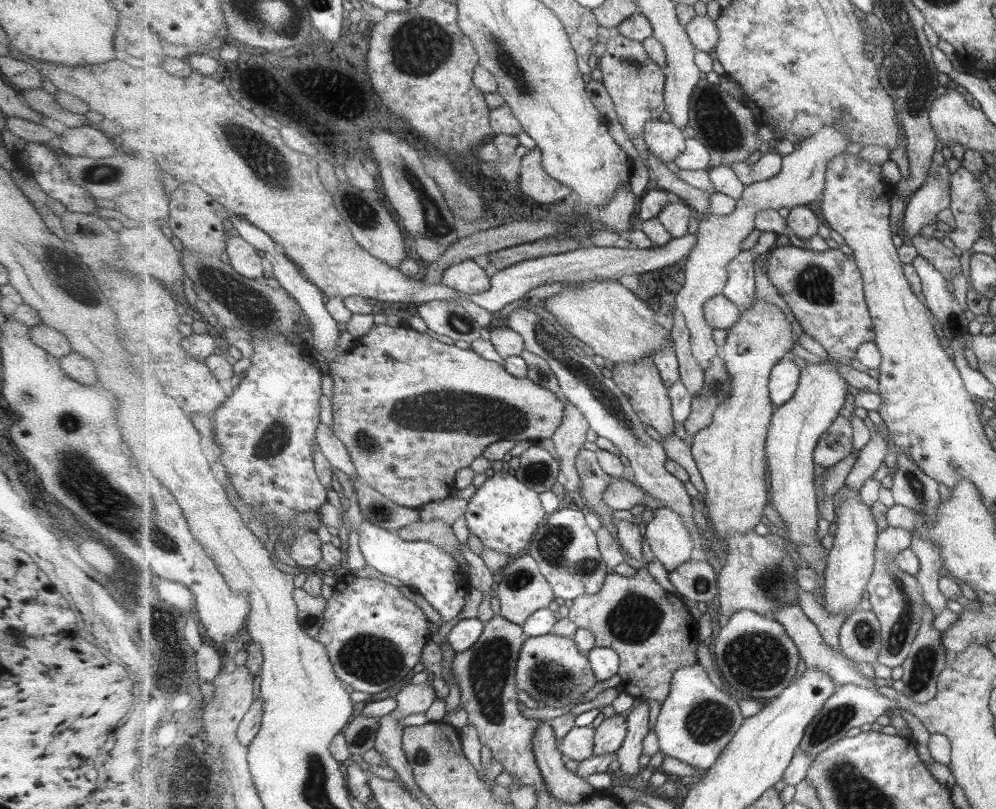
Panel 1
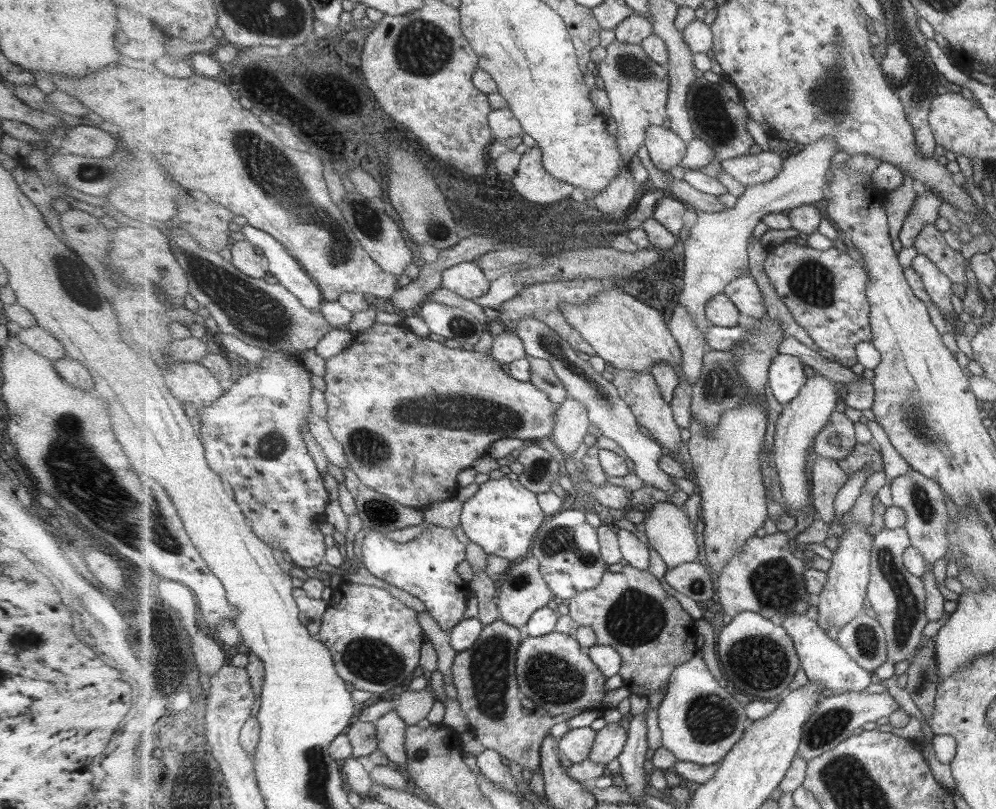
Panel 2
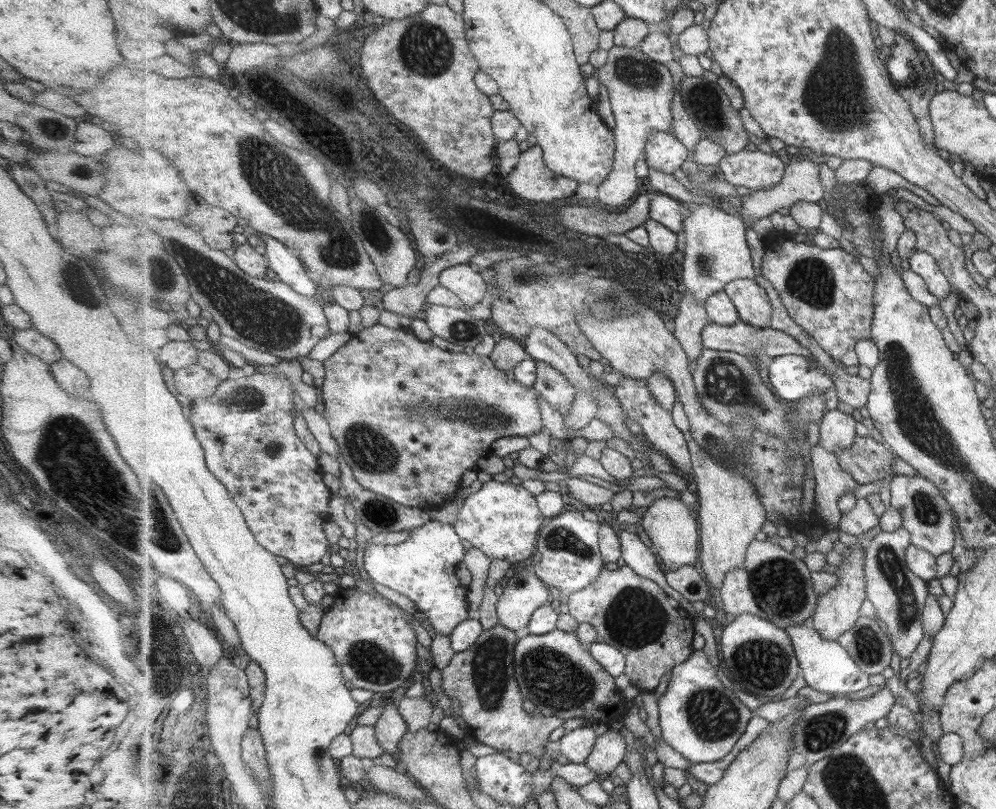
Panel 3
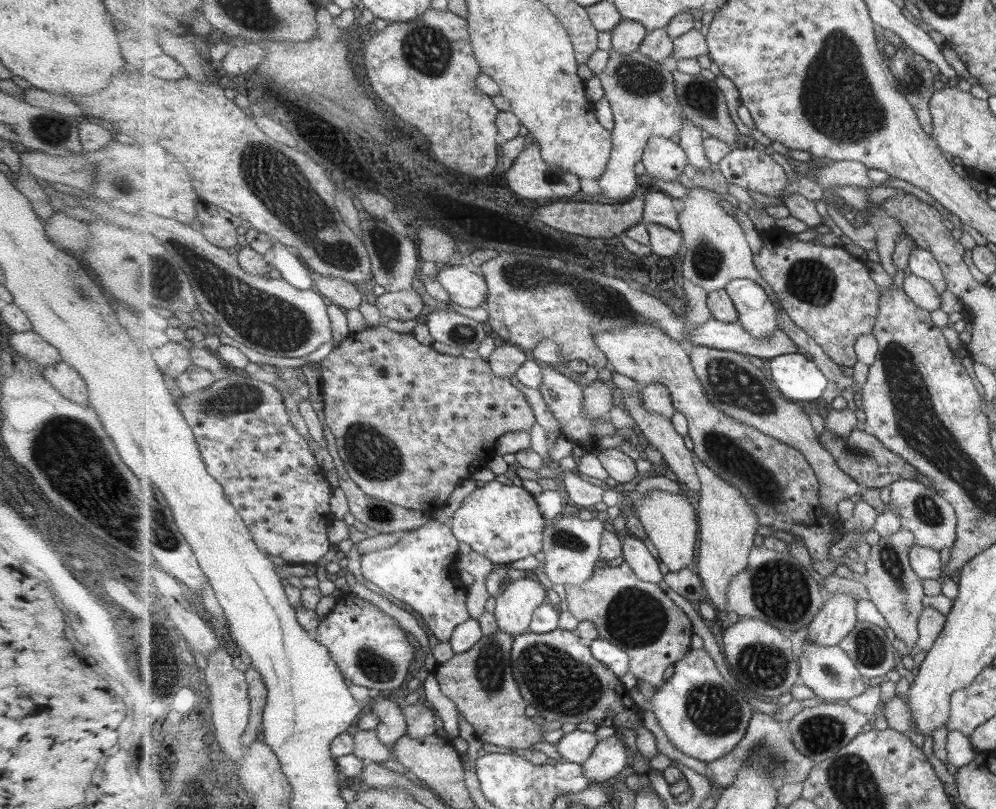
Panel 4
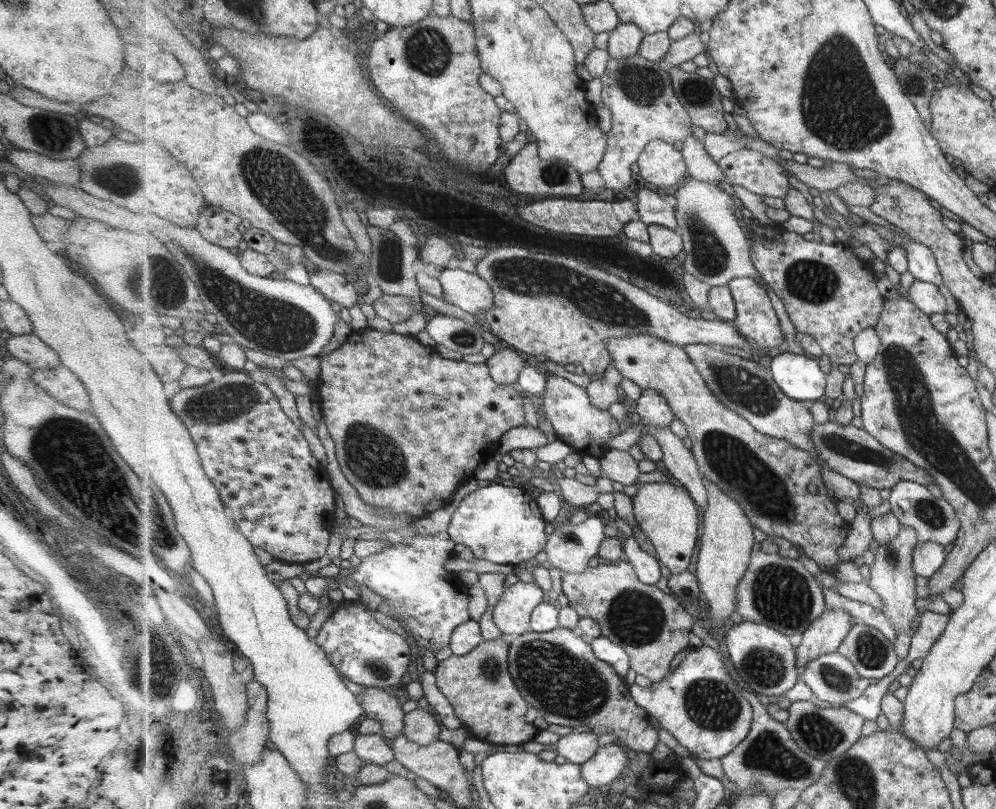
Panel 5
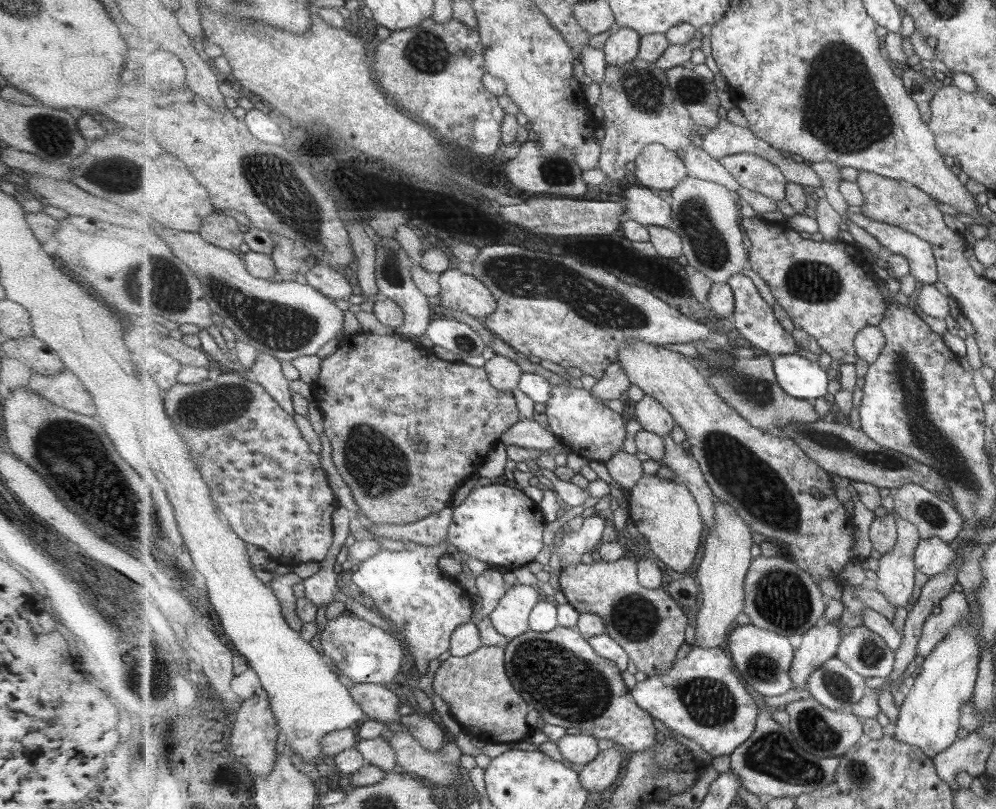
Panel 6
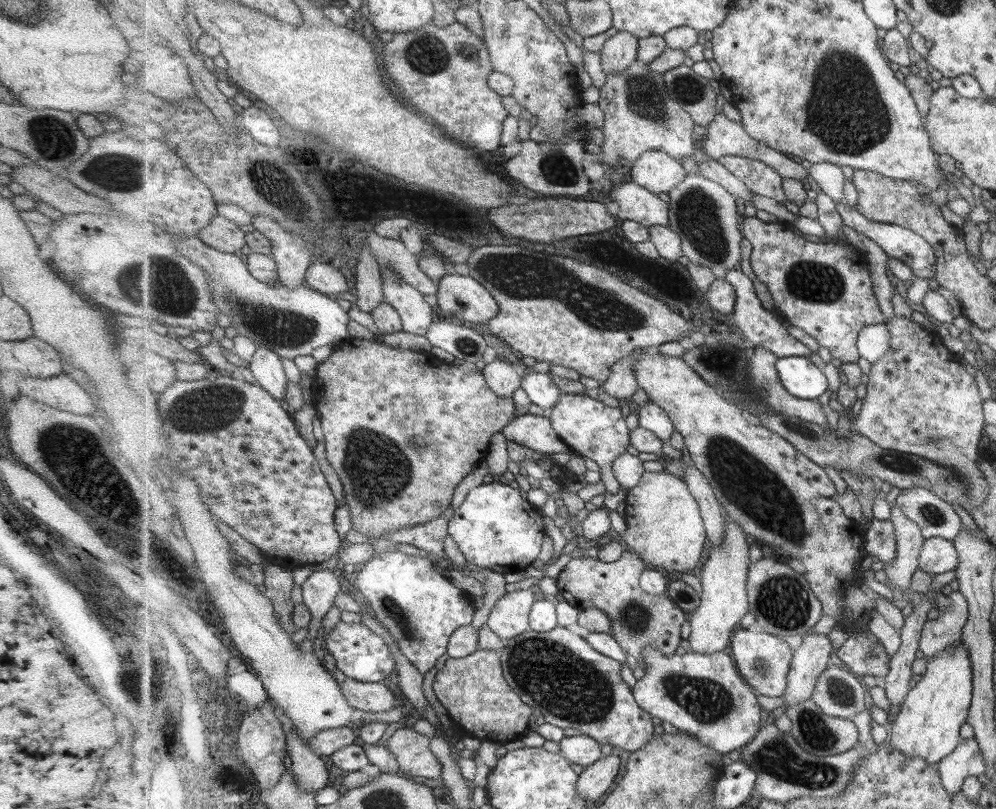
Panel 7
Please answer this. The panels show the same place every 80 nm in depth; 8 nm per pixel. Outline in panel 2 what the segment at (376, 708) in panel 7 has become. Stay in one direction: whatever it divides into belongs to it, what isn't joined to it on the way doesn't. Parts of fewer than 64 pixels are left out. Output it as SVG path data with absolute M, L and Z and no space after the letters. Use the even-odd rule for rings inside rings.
M396 709L375 722L379 748L389 758L389 764L407 773L406 730L409 725L399 716Z

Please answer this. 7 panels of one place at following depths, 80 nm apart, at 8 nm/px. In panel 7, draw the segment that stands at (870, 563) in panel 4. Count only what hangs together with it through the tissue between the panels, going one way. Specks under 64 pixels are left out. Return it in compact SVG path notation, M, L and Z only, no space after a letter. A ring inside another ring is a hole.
M895 503L891 520L896 531L897 560L893 564L884 565L883 570L901 593L909 593L913 574L920 568L920 556L926 539L916 522L910 520Z

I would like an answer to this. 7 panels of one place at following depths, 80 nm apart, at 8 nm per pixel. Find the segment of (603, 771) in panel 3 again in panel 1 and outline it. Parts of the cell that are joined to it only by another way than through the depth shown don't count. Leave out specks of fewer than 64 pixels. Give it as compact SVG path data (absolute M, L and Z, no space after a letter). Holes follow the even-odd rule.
M616 714L601 722L596 728L596 745L594 746L596 756L617 755L628 735L627 721L627 719Z

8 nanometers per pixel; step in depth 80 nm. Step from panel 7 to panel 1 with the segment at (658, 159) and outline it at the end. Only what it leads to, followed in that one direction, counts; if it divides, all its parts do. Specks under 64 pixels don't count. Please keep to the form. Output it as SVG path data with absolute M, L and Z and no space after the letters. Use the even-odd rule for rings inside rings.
M649 121L645 128L644 141L653 157L660 158L667 166L672 166L687 148L684 132L673 122Z

